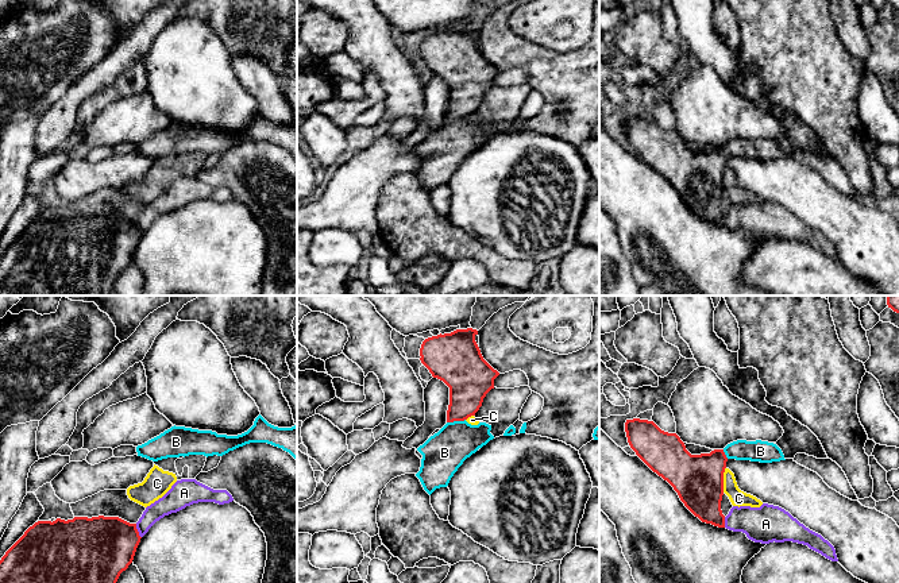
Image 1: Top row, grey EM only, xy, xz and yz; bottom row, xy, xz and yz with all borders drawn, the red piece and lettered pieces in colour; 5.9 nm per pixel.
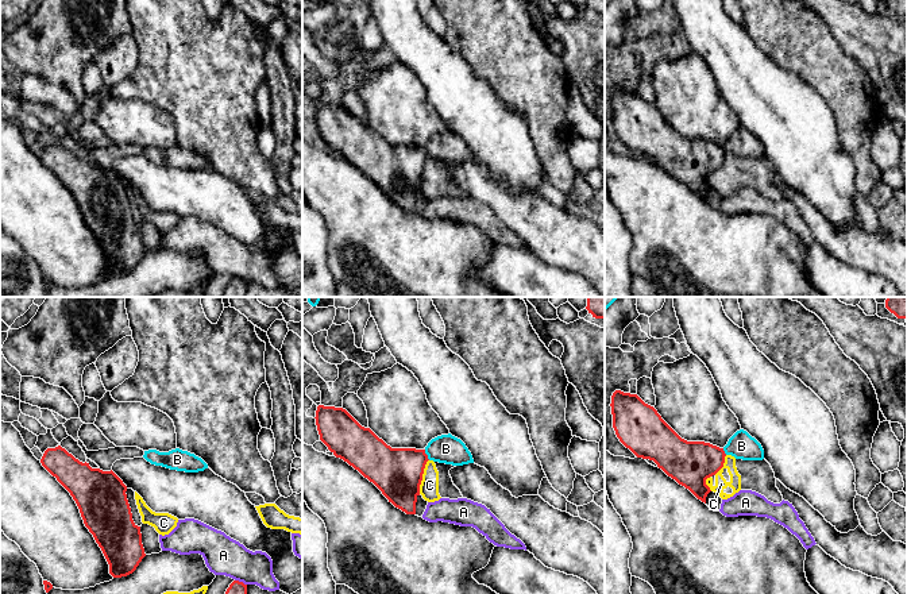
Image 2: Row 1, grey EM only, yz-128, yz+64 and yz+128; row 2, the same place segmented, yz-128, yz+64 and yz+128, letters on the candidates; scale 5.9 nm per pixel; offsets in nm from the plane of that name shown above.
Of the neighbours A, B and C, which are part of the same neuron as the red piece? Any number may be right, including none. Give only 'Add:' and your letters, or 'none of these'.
Add: none of these

